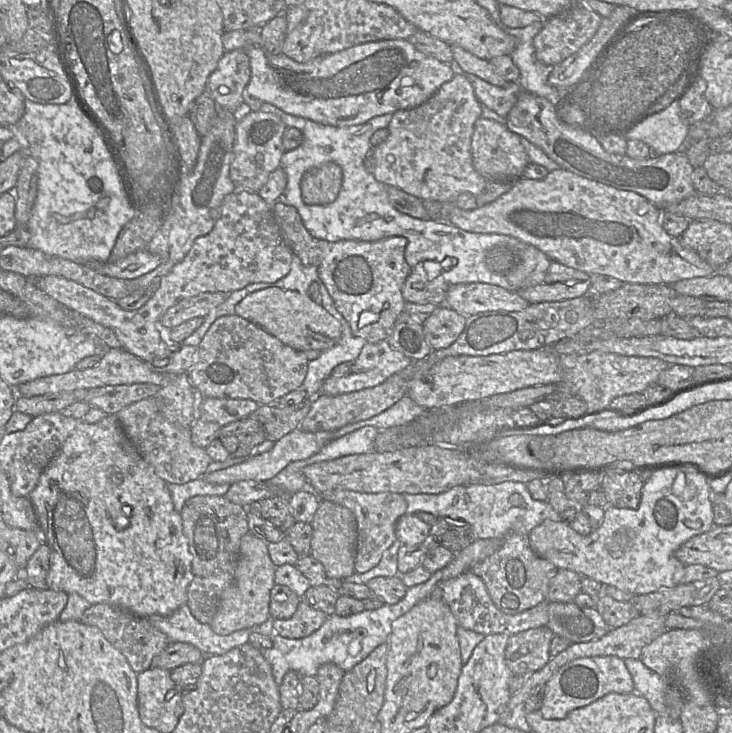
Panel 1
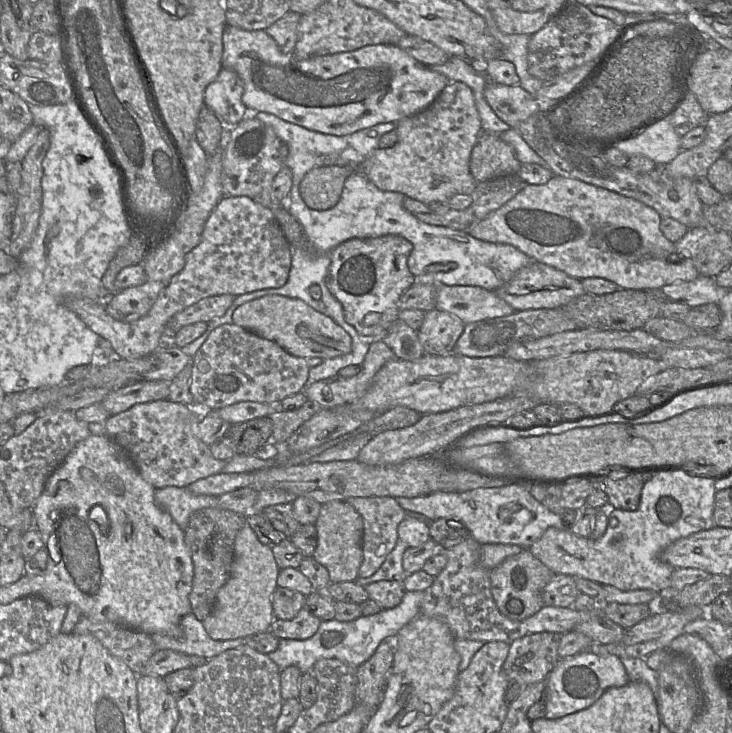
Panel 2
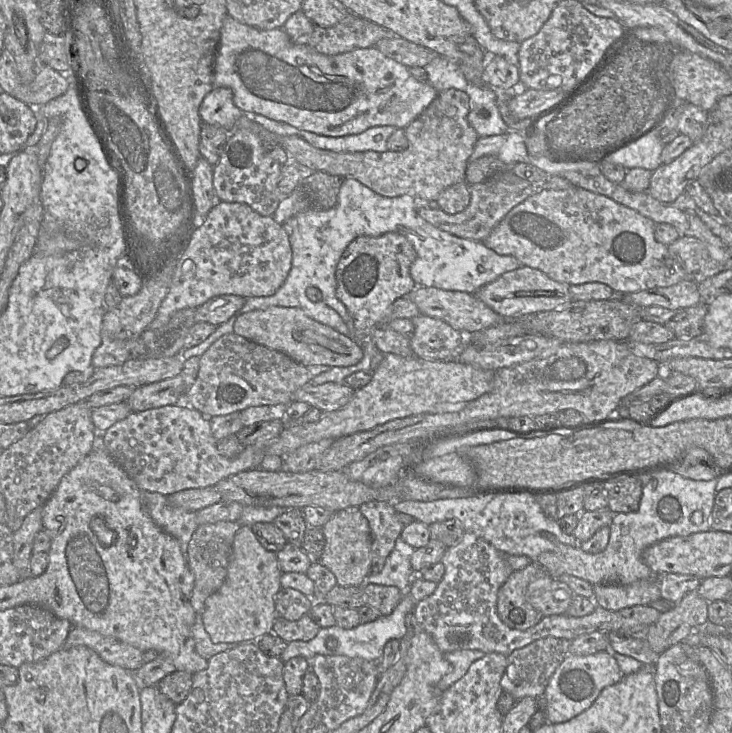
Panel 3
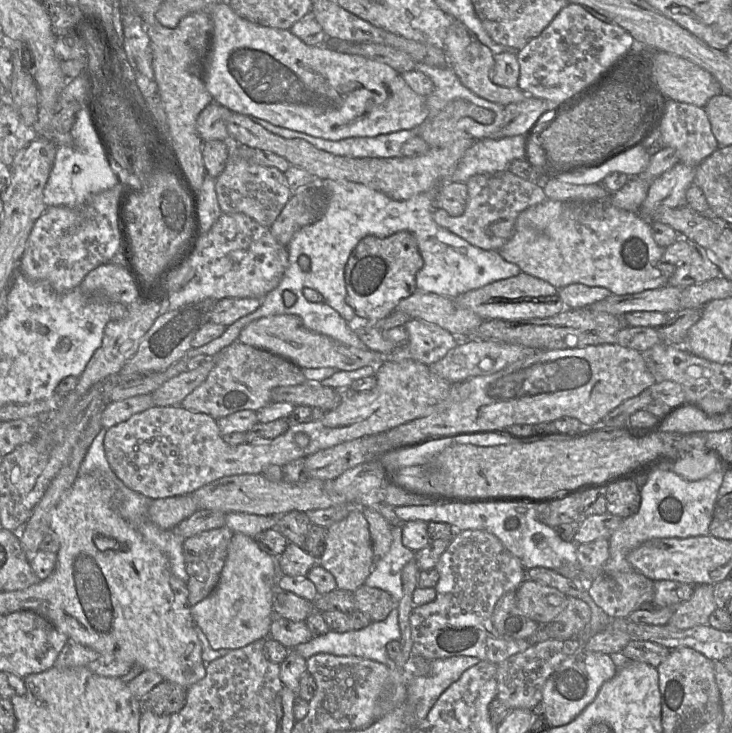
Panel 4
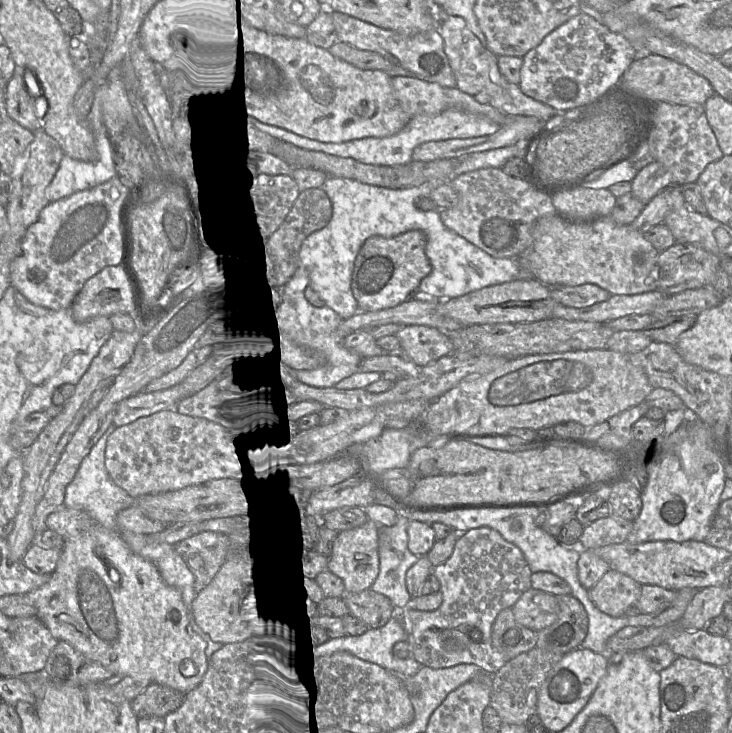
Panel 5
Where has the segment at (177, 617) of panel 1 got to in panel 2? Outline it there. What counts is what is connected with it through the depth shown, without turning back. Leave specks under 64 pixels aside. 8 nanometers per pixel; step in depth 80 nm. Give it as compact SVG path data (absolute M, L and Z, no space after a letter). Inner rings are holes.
M191 612L180 620L182 637L155 633L151 637L157 650L172 649L188 656L200 656L207 660L220 653L244 644L244 638L233 640L213 640L204 625Z

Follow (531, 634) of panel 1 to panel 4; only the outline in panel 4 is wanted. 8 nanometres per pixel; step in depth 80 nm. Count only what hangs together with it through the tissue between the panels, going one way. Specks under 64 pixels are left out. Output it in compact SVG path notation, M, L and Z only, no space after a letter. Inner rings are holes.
M548 639L529 646L527 649L508 657L498 664L497 696L510 709L532 710L542 700L543 688L548 678L569 656L582 649L582 641Z

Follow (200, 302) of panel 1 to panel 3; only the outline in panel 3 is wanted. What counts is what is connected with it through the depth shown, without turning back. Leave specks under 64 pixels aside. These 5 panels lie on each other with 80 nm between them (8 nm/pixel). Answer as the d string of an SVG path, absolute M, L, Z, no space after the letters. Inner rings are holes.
M221 295L209 299L195 309L195 322L208 322L219 326L237 314L245 304L238 295Z

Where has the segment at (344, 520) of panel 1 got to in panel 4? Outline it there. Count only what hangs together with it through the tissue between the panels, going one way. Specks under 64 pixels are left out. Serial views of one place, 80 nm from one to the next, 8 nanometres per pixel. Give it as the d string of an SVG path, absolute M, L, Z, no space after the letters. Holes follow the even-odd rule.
M352 507L348 516L327 528L326 548L318 563L335 578L337 588L355 592L365 584L375 565L373 543L367 519L359 507Z

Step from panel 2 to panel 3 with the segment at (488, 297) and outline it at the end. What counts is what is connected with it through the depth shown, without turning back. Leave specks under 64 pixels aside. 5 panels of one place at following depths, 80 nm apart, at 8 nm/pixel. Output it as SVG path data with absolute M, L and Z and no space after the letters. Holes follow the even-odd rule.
M416 287L408 297L416 304L420 314L441 319L464 334L478 332L504 320L501 315L482 302L475 293L448 291L435 287Z

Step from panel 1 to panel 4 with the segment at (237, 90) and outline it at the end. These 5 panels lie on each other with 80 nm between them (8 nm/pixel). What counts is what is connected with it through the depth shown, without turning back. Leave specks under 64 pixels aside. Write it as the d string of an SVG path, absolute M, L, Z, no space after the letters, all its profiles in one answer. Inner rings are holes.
M212 101L201 111L196 121L196 129L203 142L228 139L229 134L225 121L230 111L215 101Z

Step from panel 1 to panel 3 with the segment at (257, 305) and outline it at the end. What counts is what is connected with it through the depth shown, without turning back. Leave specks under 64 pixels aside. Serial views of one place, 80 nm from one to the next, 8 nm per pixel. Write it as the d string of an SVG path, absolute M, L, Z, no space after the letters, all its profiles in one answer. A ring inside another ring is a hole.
M271 306L240 314L234 323L234 333L257 344L280 351L304 365L347 367L364 357L363 348L351 336L307 316L300 308Z

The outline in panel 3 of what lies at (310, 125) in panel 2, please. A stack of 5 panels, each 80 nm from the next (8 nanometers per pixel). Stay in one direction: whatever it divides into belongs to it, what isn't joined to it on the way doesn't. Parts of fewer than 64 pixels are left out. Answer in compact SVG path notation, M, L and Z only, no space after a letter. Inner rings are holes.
M228 14L220 31L213 87L230 88L234 104L243 112L254 112L297 129L328 137L358 135L384 126L404 129L438 96L428 81L416 80L408 67L386 57L375 47L325 55L307 45L293 43L282 28L261 30L240 23Z

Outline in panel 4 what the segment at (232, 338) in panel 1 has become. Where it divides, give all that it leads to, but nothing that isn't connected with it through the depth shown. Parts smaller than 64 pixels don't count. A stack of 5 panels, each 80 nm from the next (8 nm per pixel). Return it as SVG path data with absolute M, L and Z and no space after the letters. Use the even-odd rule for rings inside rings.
M240 341L233 342L209 358L214 358L214 367L207 379L187 395L181 406L191 412L207 414L215 420L242 410L256 412L271 403L273 388L307 382L302 369L294 363Z

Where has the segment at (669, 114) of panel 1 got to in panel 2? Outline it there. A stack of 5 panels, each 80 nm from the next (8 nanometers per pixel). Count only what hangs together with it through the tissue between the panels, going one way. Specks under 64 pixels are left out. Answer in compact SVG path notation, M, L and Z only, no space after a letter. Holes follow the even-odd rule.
M672 116L662 119L639 136L620 142L616 147L627 156L643 155L656 165L665 165L681 151L681 137L671 123Z

